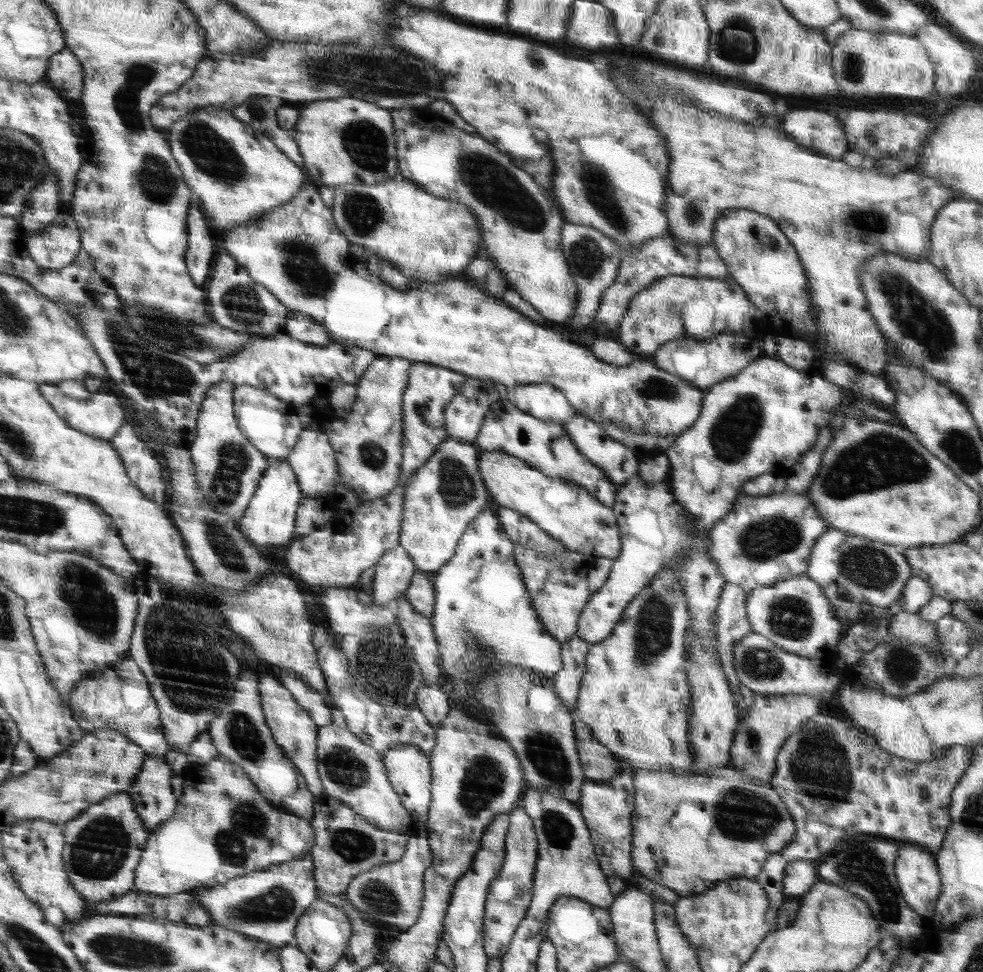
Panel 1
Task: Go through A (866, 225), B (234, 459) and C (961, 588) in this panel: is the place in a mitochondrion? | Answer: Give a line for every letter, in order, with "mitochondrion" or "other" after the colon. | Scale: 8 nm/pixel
A: mitochondrion
B: mitochondrion
C: other

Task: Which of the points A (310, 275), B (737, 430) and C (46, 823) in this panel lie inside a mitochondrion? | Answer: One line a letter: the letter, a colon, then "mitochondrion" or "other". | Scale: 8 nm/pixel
A: mitochondrion
B: mitochondrion
C: other

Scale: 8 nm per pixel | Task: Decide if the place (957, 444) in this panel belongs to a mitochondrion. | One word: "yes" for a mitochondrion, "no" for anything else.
yes

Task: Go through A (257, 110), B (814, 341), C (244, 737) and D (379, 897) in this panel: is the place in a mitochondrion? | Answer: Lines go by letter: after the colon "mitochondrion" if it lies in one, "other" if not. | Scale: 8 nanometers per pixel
A: mitochondrion
B: other
C: mitochondrion
D: mitochondrion

